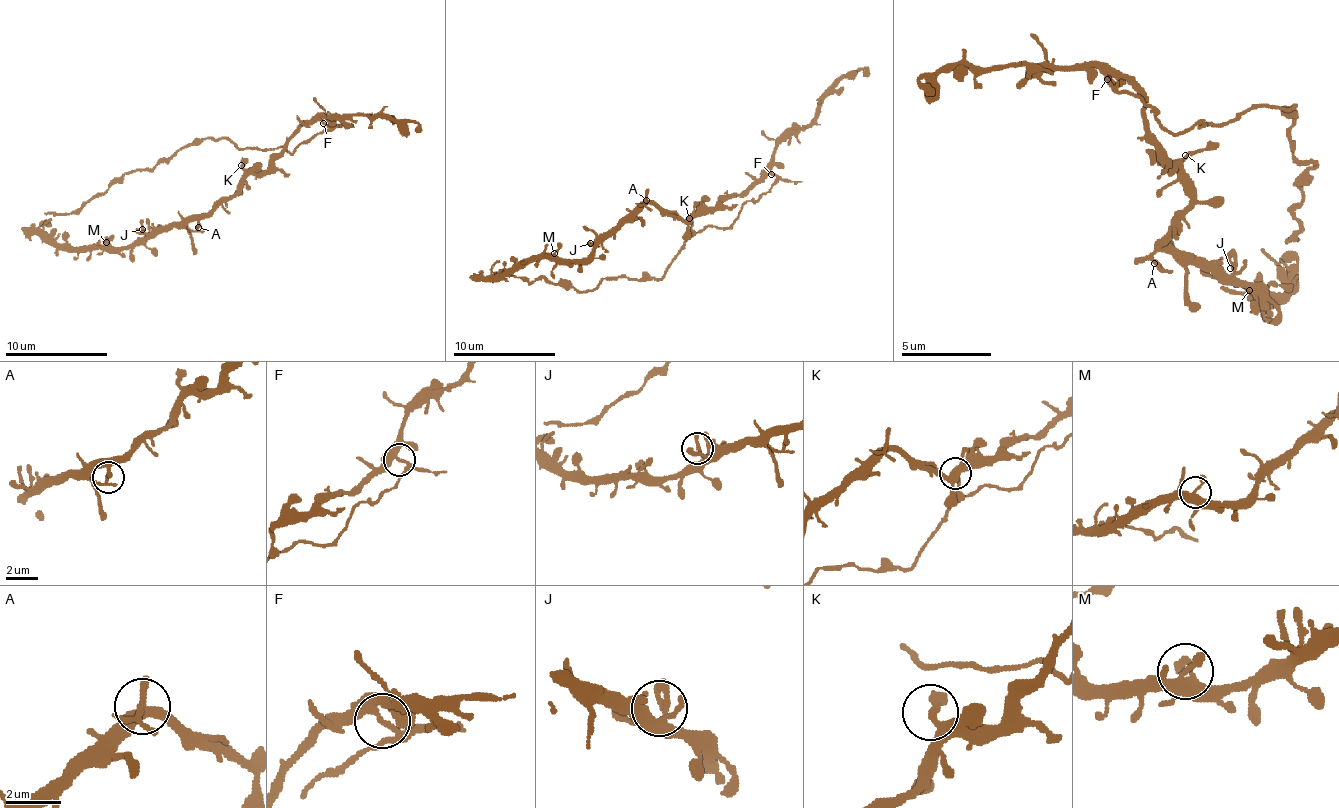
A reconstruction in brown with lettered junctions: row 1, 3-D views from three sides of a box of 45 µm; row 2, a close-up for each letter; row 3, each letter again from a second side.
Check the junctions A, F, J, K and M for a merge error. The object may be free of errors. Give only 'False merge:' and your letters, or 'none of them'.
False merge: F

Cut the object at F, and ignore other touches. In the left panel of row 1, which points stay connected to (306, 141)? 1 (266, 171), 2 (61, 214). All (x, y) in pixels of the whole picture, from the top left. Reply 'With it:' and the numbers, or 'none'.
With it: 2

